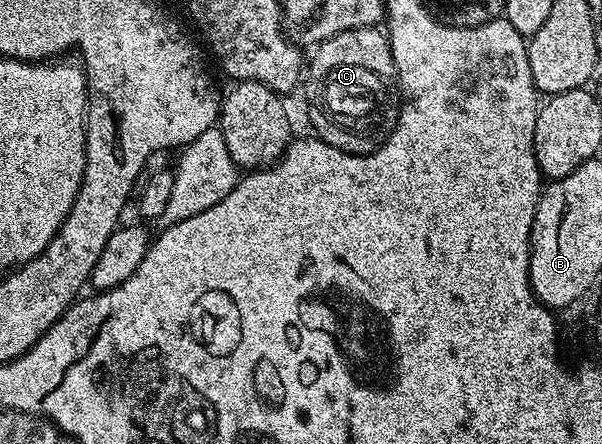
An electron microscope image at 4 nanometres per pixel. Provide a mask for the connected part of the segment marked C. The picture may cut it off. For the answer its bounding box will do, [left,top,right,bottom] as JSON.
[303,27,401,155]

